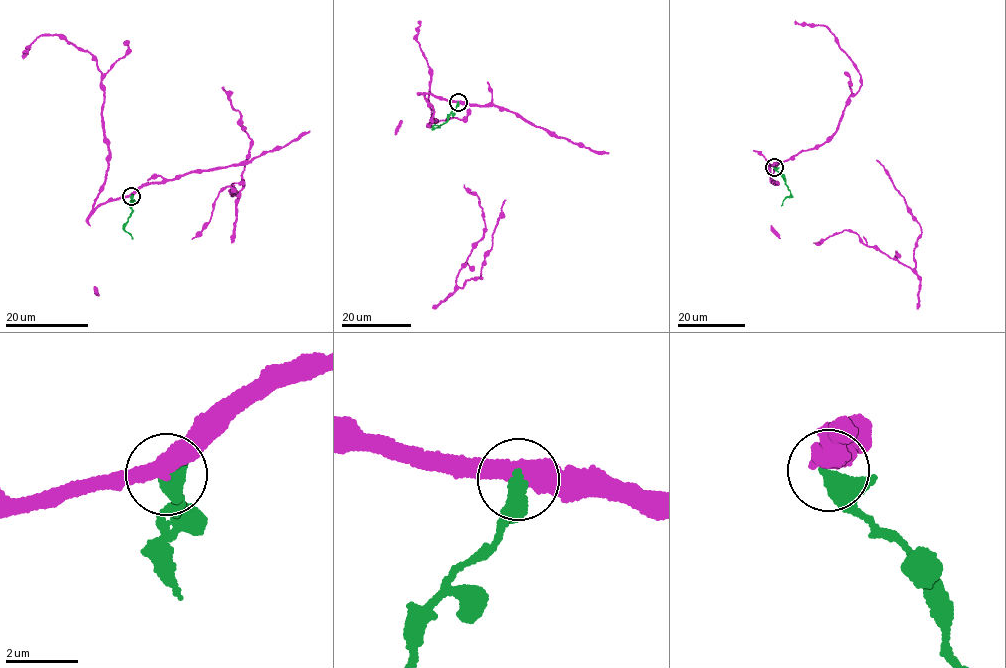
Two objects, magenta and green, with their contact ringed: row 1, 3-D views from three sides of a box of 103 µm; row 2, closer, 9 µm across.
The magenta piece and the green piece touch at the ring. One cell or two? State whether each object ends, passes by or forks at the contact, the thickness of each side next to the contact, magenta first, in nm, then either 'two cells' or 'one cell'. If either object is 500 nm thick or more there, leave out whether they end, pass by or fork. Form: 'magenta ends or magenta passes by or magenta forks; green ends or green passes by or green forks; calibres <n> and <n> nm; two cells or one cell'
magenta passes by; green passes by; calibres 480 and 340 nm; two cells

